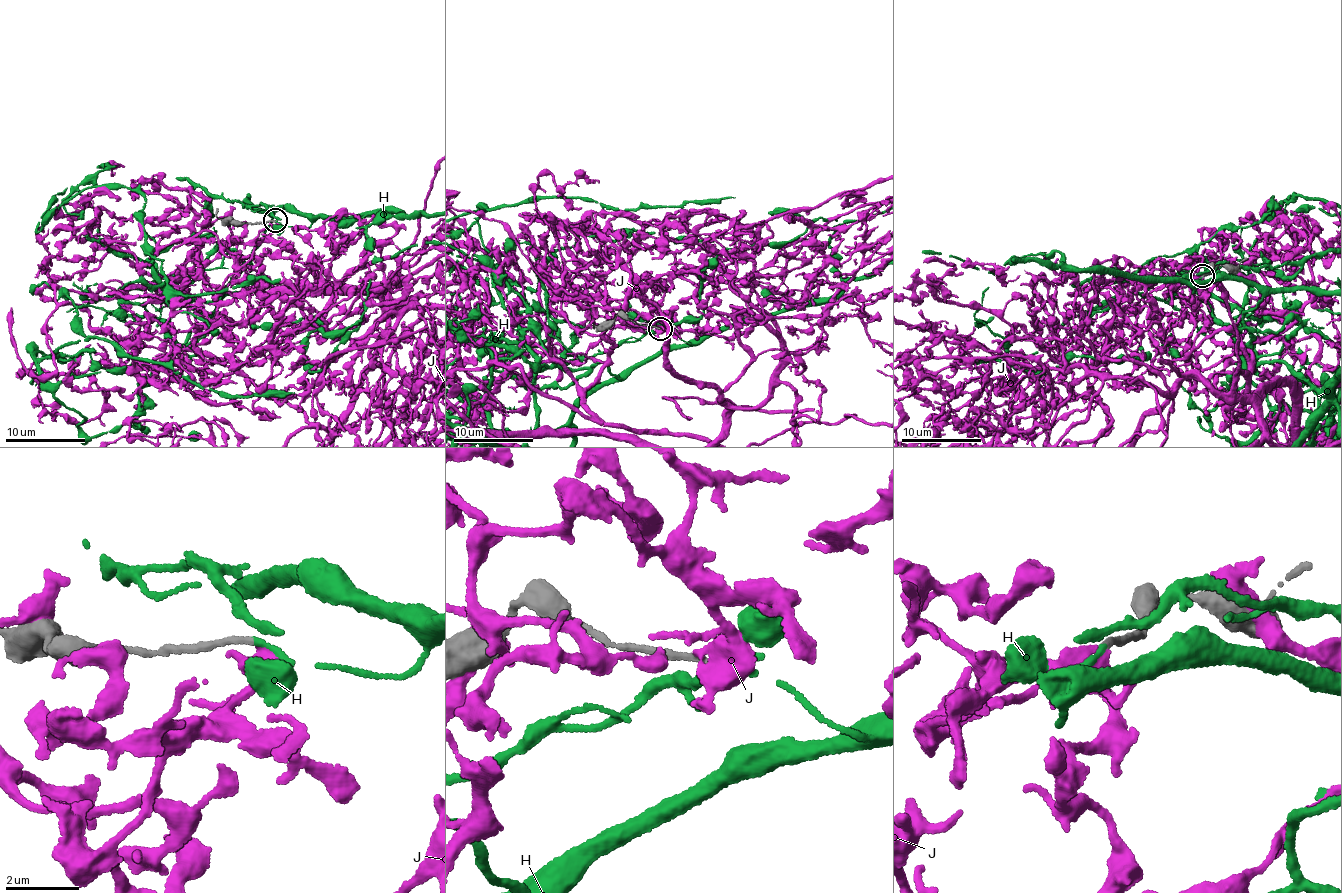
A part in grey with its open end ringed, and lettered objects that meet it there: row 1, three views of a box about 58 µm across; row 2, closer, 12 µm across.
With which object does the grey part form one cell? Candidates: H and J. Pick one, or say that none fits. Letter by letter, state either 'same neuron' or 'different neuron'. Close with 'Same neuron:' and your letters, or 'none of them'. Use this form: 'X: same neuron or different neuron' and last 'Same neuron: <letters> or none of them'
H: same neuron
J: different neuron
Same neuron: H

